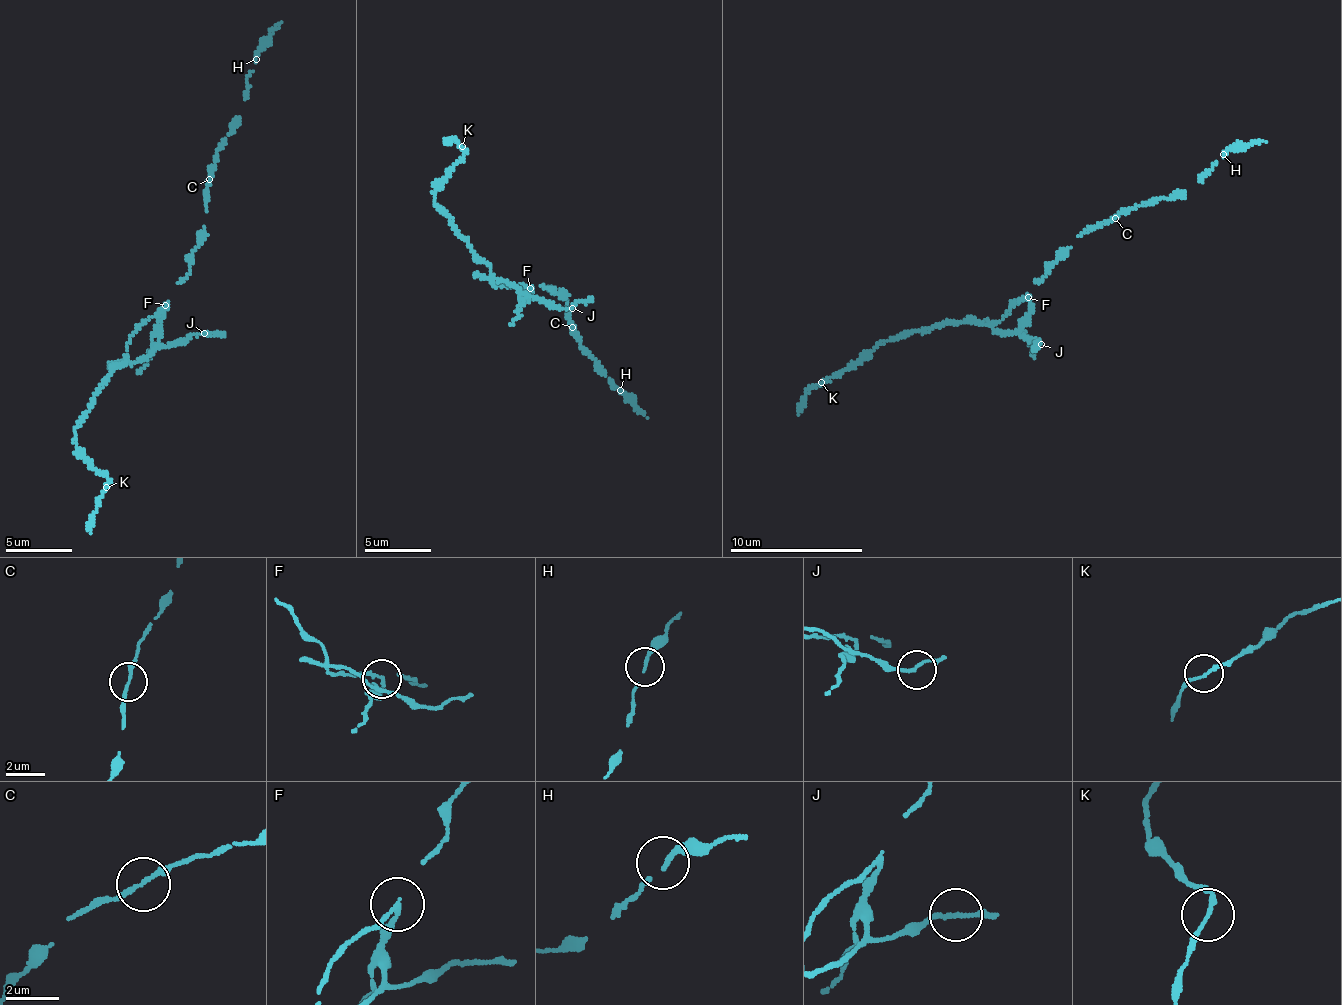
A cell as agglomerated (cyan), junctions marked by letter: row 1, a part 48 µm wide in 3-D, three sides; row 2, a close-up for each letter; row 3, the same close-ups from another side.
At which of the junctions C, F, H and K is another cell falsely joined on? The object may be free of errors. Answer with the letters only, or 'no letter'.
F

